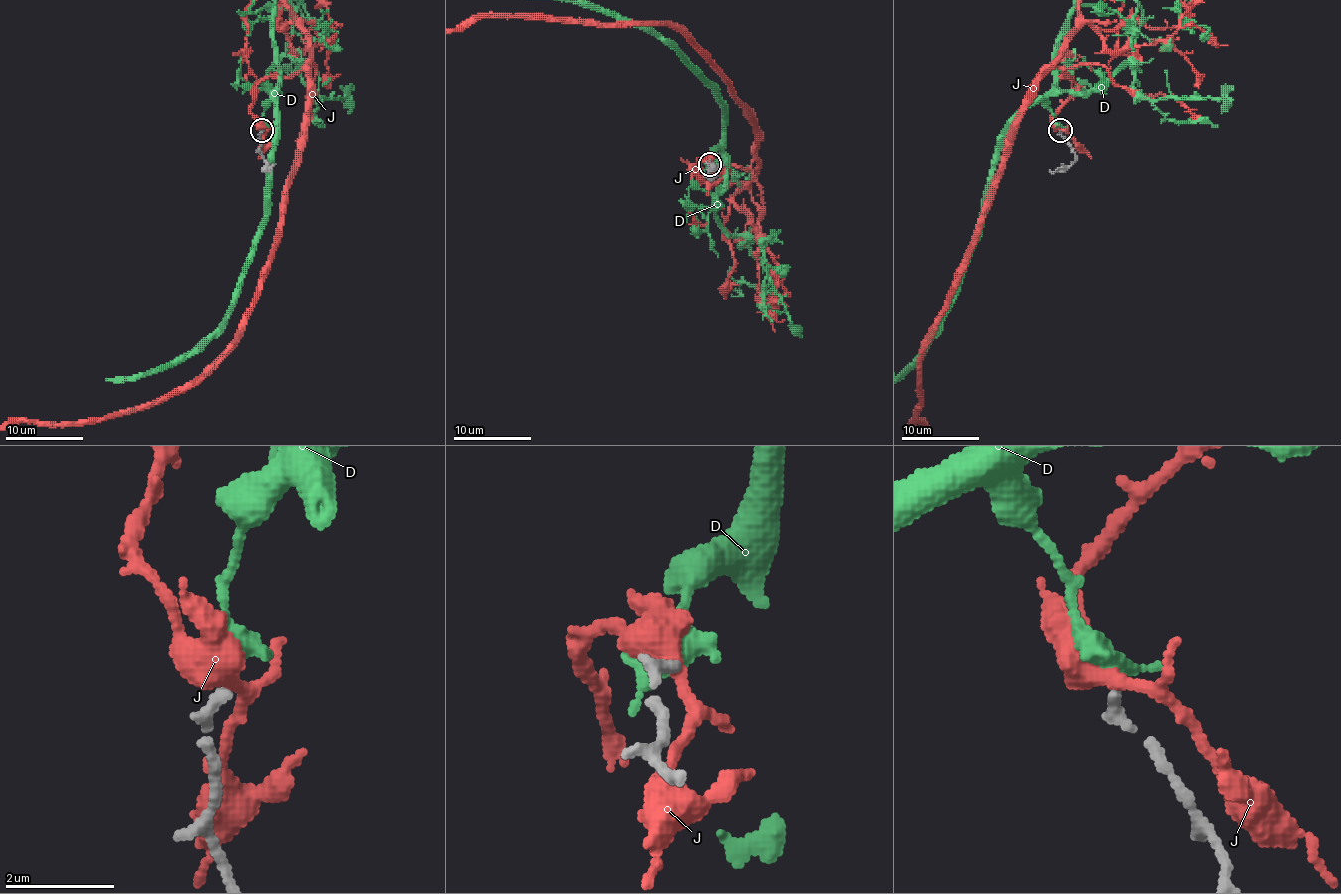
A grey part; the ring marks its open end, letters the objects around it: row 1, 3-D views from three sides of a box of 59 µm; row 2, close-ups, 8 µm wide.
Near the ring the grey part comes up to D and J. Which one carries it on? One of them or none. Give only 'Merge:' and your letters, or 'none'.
Merge: D

